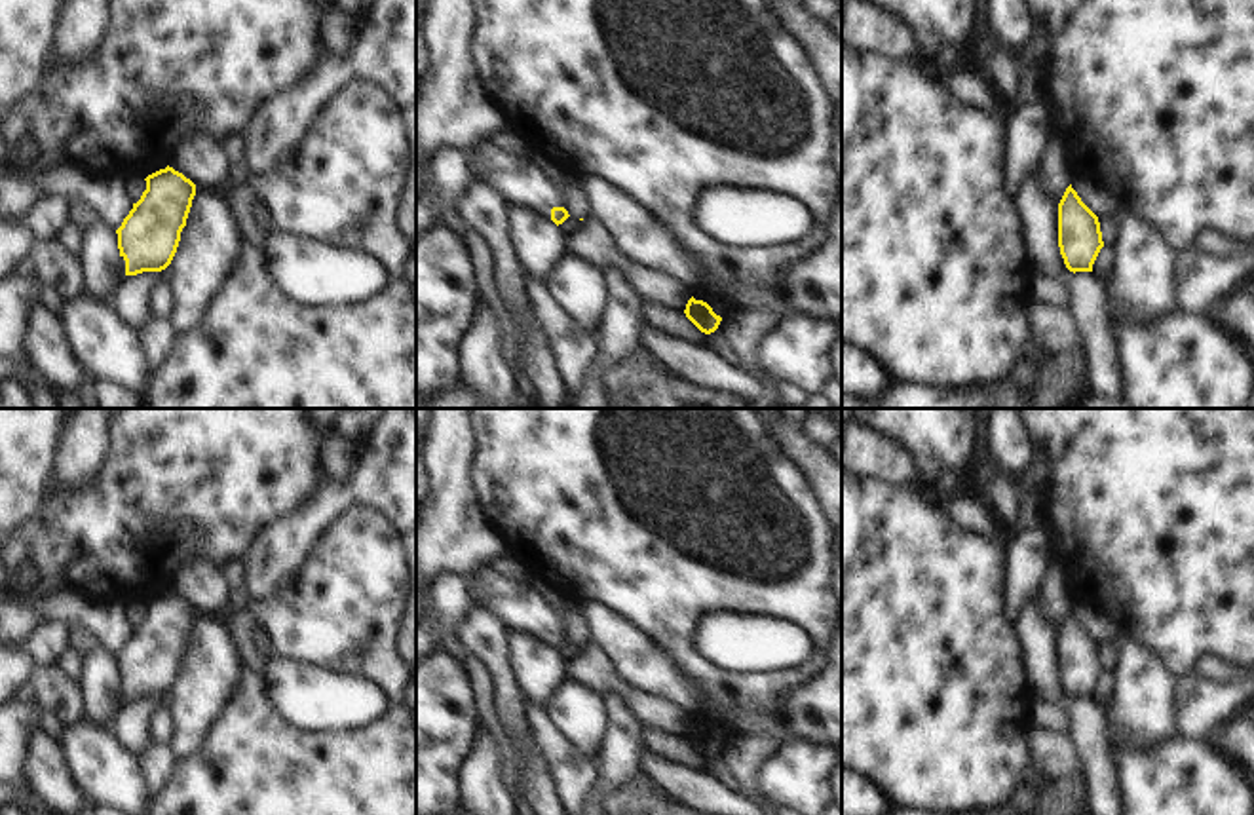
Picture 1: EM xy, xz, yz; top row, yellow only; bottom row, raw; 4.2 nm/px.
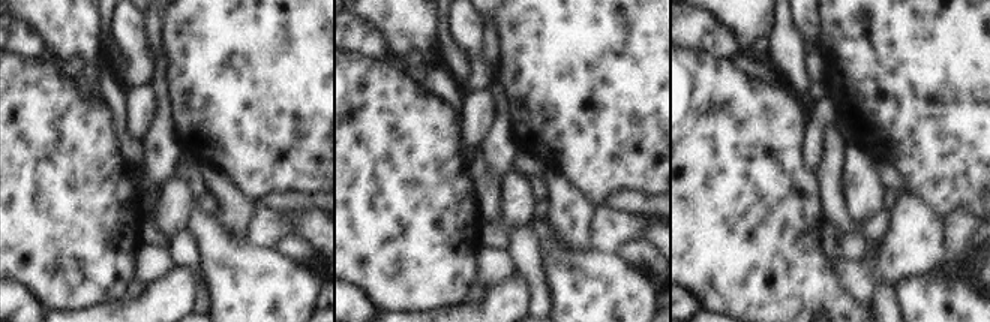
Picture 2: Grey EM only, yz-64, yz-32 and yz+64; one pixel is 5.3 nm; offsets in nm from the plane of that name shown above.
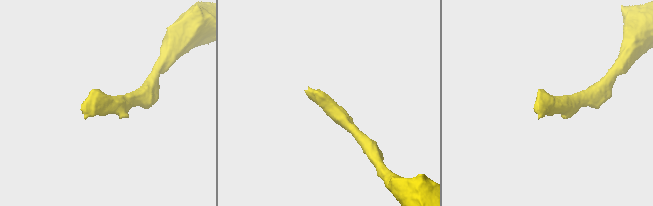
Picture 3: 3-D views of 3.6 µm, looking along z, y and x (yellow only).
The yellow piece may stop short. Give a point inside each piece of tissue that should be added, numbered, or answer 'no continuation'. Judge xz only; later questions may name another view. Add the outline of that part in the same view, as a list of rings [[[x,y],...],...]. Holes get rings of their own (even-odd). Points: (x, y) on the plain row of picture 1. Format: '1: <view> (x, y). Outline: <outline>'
1: xz (515, 605). Outline: [[[490,566],[467,576],[469,598],[509,631],[519,631],[551,644],[553,633],[562,633],[562,617],[528,583],[504,579]]]

